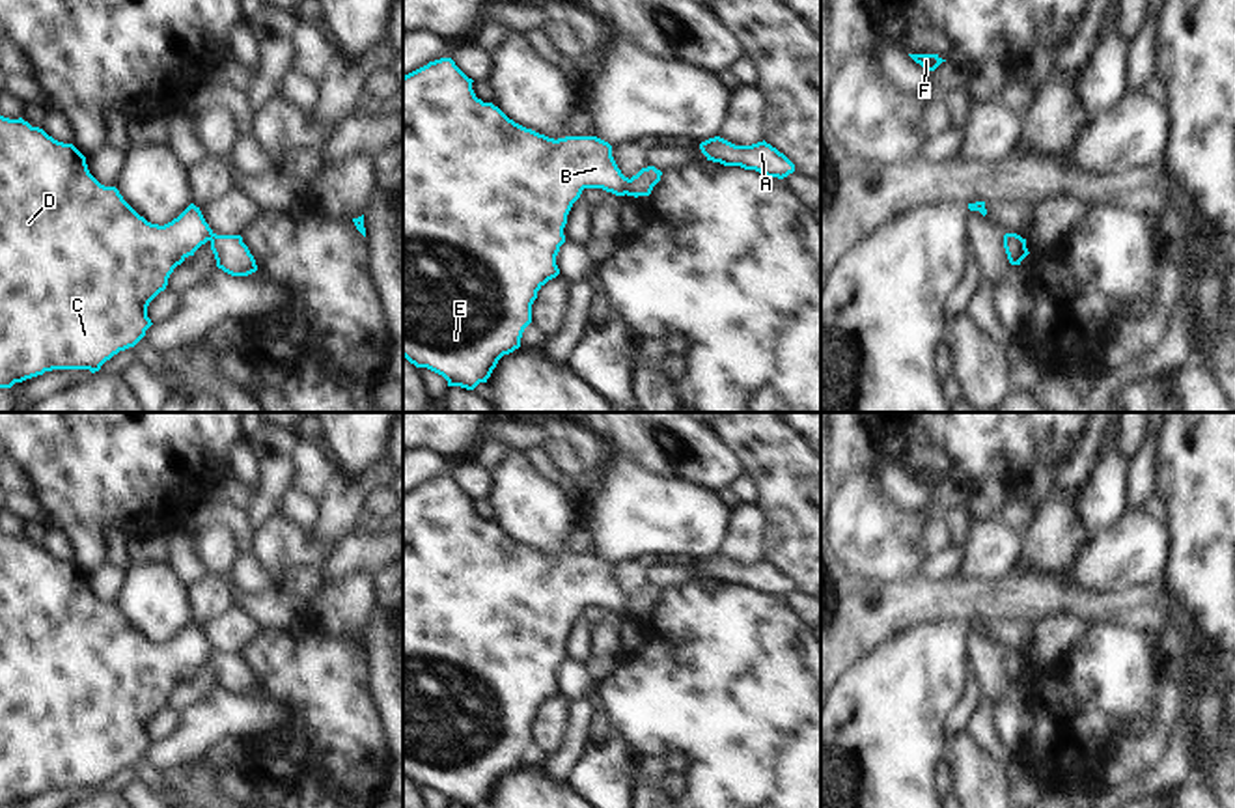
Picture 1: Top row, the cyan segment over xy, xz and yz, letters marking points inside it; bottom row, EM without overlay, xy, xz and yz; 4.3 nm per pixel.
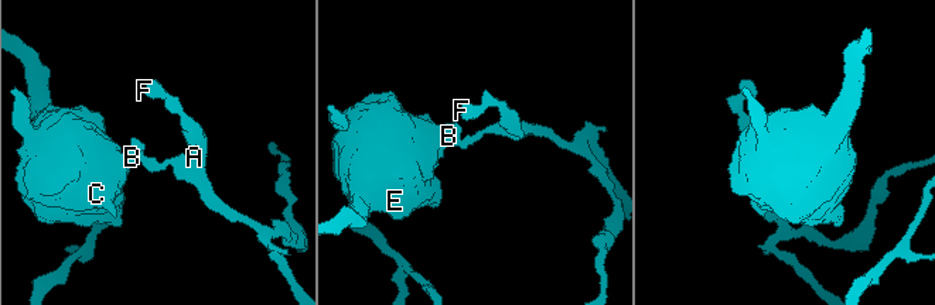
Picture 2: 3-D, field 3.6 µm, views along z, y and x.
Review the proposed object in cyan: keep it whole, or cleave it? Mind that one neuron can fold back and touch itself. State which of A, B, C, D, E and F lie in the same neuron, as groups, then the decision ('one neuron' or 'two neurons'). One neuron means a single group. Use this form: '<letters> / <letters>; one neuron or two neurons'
A F / B C D E; two neurons

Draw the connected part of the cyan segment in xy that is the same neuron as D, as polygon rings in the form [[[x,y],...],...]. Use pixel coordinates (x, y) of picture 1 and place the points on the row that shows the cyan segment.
[[[0,116],[0,388],[11,388],[15,383],[52,369],[90,369],[95,373],[114,355],[134,347],[153,325],[147,317],[149,302],[166,289],[173,269],[188,256],[194,256],[211,237],[213,230],[194,203],[164,226],[151,224],[123,200],[116,187],[104,187],[90,174],[86,157],[73,144],[54,140],[22,118],[9,119]]]

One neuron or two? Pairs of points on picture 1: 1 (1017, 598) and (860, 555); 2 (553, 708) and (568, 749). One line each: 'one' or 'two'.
1: two
2: two

